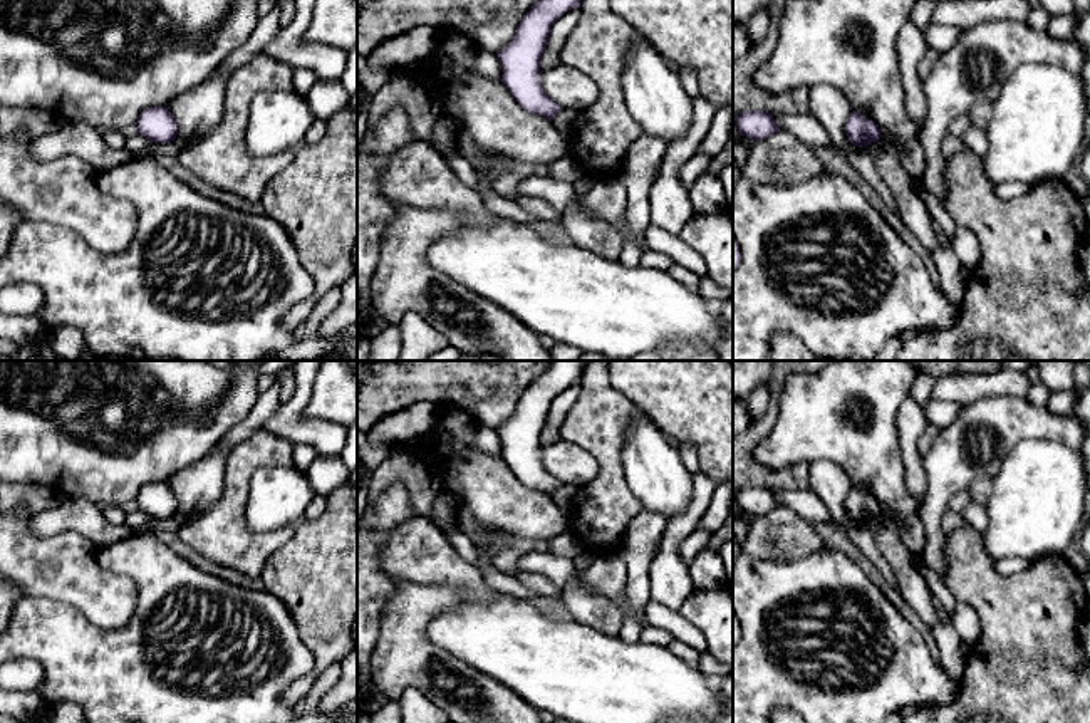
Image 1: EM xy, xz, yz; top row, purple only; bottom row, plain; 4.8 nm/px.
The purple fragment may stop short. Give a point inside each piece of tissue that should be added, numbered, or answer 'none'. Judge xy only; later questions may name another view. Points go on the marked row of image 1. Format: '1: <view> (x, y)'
none

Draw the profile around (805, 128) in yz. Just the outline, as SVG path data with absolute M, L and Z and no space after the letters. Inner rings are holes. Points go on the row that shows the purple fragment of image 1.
M771 112L780 131L793 134L808 148L832 148L833 141L823 126L815 119L812 112L807 114L781 114Z

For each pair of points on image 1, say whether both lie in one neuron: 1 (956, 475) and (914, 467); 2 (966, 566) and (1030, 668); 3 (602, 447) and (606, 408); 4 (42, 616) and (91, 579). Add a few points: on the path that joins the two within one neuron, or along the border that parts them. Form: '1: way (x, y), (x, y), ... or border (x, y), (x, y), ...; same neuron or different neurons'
1: border (921, 457), (924, 470), (923, 497); different neurons
2: way (988, 591), (1028, 631), (1028, 643); same neuron
3: way (602, 436), (602, 418); same neuron
4: border (25, 596), (44, 596), (69, 603), (94, 624); different neurons

